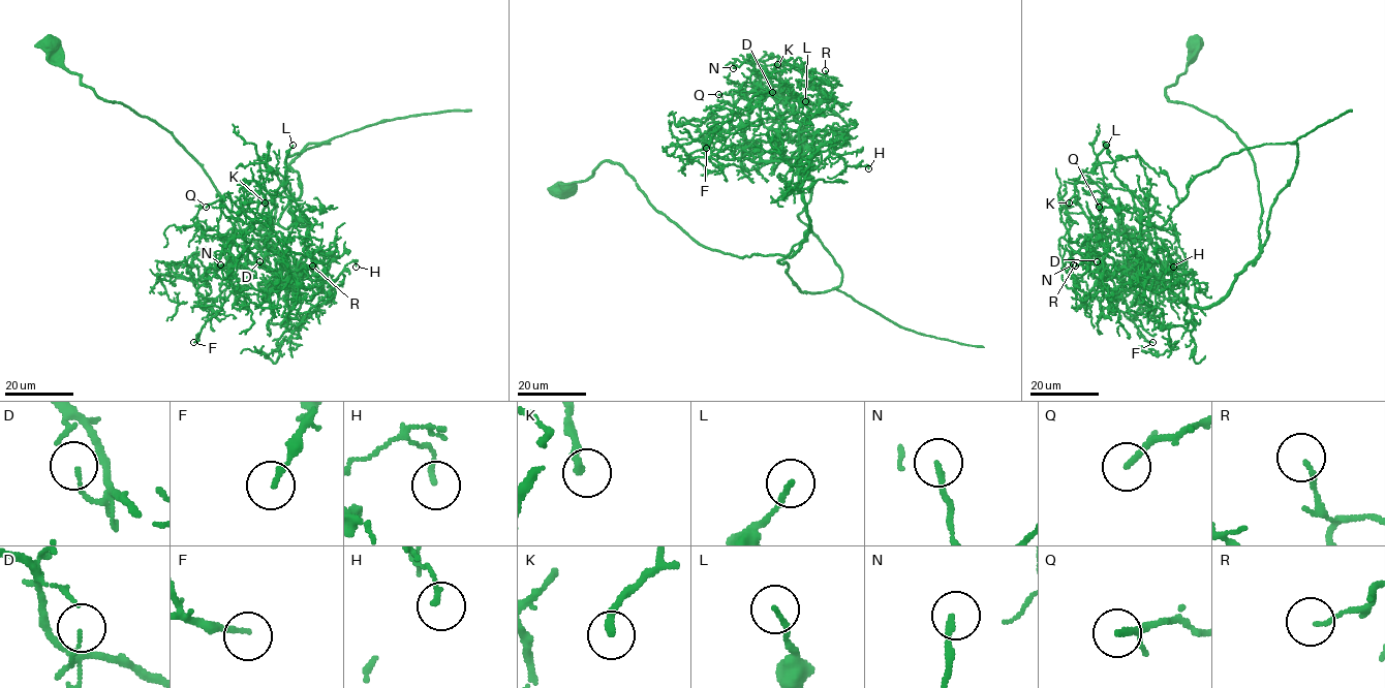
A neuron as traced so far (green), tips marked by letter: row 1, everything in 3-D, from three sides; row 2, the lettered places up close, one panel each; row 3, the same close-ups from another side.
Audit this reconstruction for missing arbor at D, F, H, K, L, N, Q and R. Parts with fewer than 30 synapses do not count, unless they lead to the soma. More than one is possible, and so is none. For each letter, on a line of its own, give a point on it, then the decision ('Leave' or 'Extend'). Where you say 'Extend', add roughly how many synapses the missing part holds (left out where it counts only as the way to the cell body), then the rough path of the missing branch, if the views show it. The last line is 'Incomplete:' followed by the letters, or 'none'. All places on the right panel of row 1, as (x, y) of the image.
D: Place: (1097, 261). Leave
F: Place: (1152, 342). Leave
H: Place: (1173, 267). Leave
K: Place: (1069, 202). Leave
L: Place: (1106, 145). Leave
N: Place: (1073, 264). Leave
Q: Place: (1099, 207). Leave
R: Place: (1075, 266). Leave
Incomplete: none

